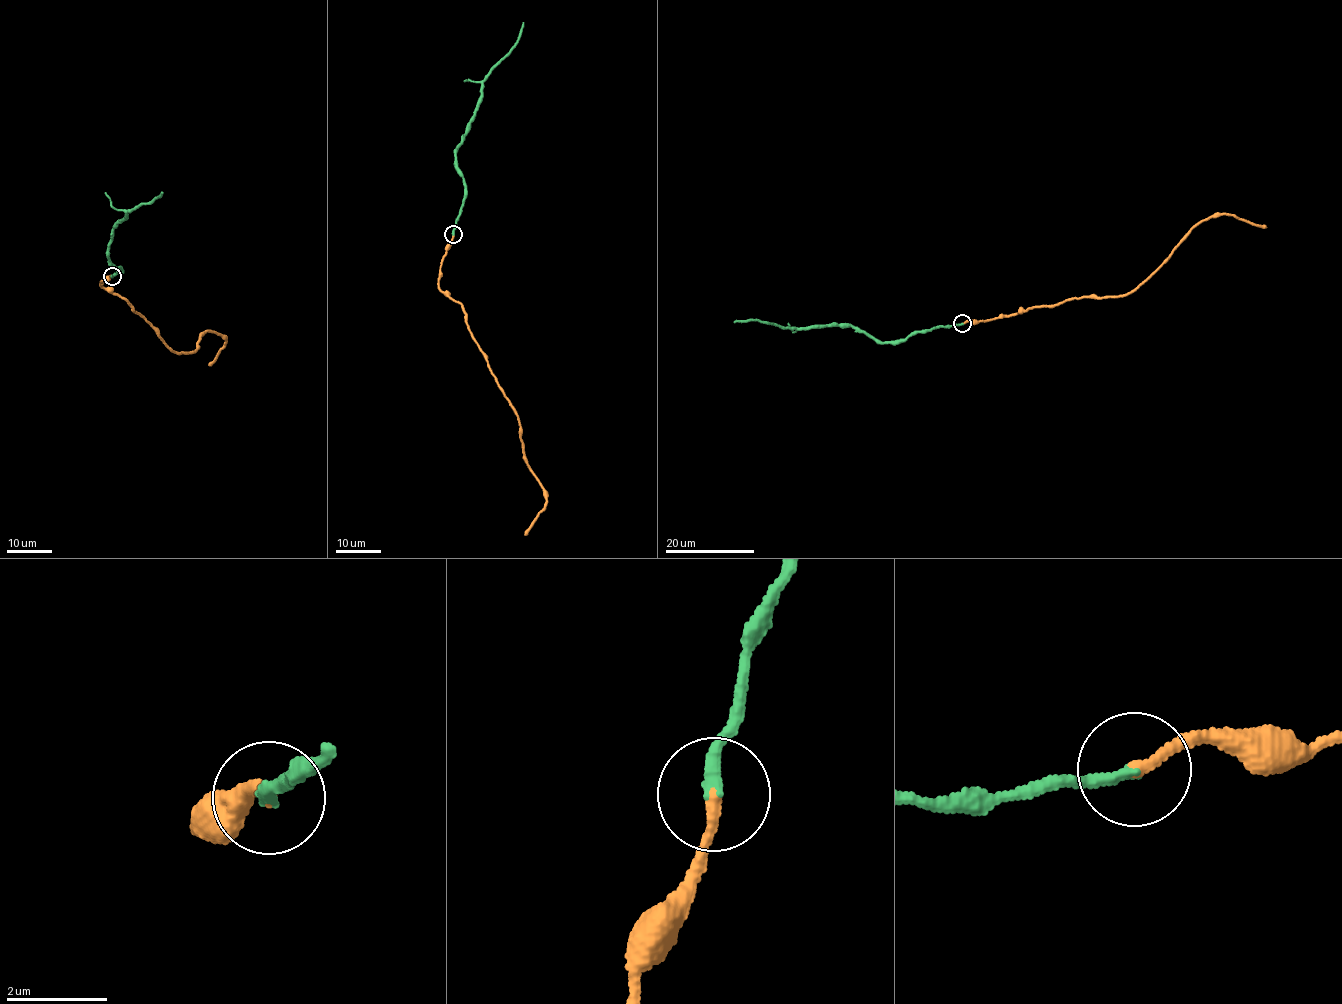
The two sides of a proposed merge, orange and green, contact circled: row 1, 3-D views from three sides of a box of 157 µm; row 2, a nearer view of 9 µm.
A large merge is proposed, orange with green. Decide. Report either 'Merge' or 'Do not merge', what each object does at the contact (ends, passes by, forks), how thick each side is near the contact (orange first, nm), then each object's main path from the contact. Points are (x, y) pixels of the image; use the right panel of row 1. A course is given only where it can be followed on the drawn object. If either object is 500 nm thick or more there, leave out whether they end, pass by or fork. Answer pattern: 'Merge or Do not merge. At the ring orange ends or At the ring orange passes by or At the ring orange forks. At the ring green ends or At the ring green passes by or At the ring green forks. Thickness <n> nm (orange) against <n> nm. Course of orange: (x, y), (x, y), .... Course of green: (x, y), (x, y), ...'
Merge. At the ring orange ends. At the ring green ends. Thickness 240 nm (orange) against 280 nm. Course of orange: (963, 323), (1075, 298), (1130, 293), (1197, 224), (1213, 216), (1234, 215), (1266, 227). Course of green: (963, 323), (911, 332), (897, 341), (877, 342), (850, 325), (787, 328), (753, 319), (734, 322)

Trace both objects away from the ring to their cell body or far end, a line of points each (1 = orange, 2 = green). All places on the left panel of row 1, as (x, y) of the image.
1: (112, 276), (101, 287), (125, 299), (174, 353), (195, 351), (204, 333), (222, 335), (225, 345), (208, 365)
2: (112, 276), (121, 271), (120, 266), (111, 263), (107, 253), (114, 224), (126, 217), (126, 210), (163, 193)

